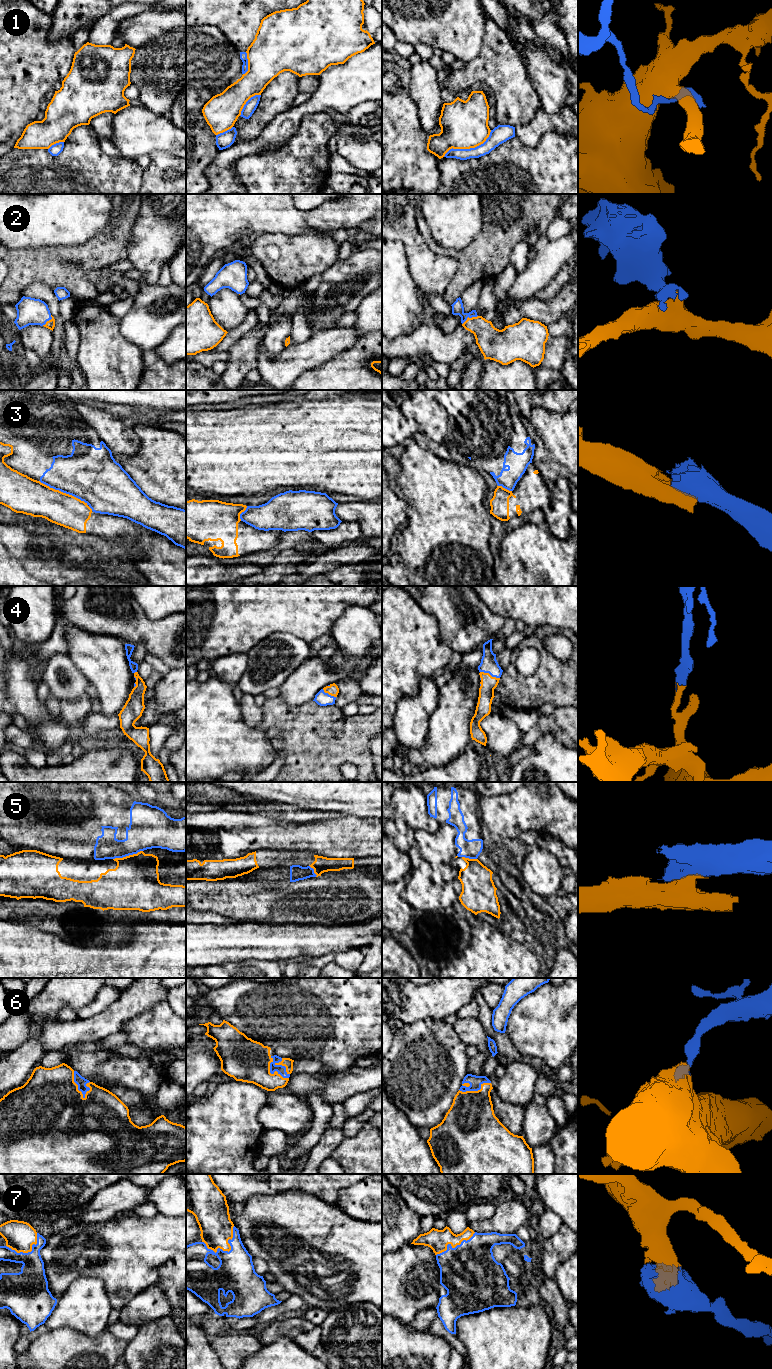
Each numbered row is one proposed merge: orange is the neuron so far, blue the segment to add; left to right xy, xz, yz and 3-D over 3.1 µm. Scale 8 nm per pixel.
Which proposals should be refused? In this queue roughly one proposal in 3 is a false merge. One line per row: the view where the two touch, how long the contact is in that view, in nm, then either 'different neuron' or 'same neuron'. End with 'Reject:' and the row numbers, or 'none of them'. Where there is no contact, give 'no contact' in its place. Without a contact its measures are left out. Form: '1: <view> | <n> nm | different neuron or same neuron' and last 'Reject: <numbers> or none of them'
1: yz | 440 nm | different neuron
2: yz | 150 nm | same neuron
3: xy | 500 nm | different neuron
4: yz | 170 nm | same neuron
5: xy | 260 nm | different neuron
6: xy | 240 nm | same neuron
7: xz | 300 nm | same neuron
Reject: 1, 3, 5

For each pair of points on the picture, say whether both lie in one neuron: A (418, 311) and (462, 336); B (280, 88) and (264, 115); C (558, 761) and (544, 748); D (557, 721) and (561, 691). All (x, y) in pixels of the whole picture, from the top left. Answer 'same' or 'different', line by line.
A: different
B: same
C: same
D: different

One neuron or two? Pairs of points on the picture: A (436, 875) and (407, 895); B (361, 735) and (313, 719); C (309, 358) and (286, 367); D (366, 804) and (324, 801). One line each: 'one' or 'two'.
A: two
B: one
C: one
D: one

